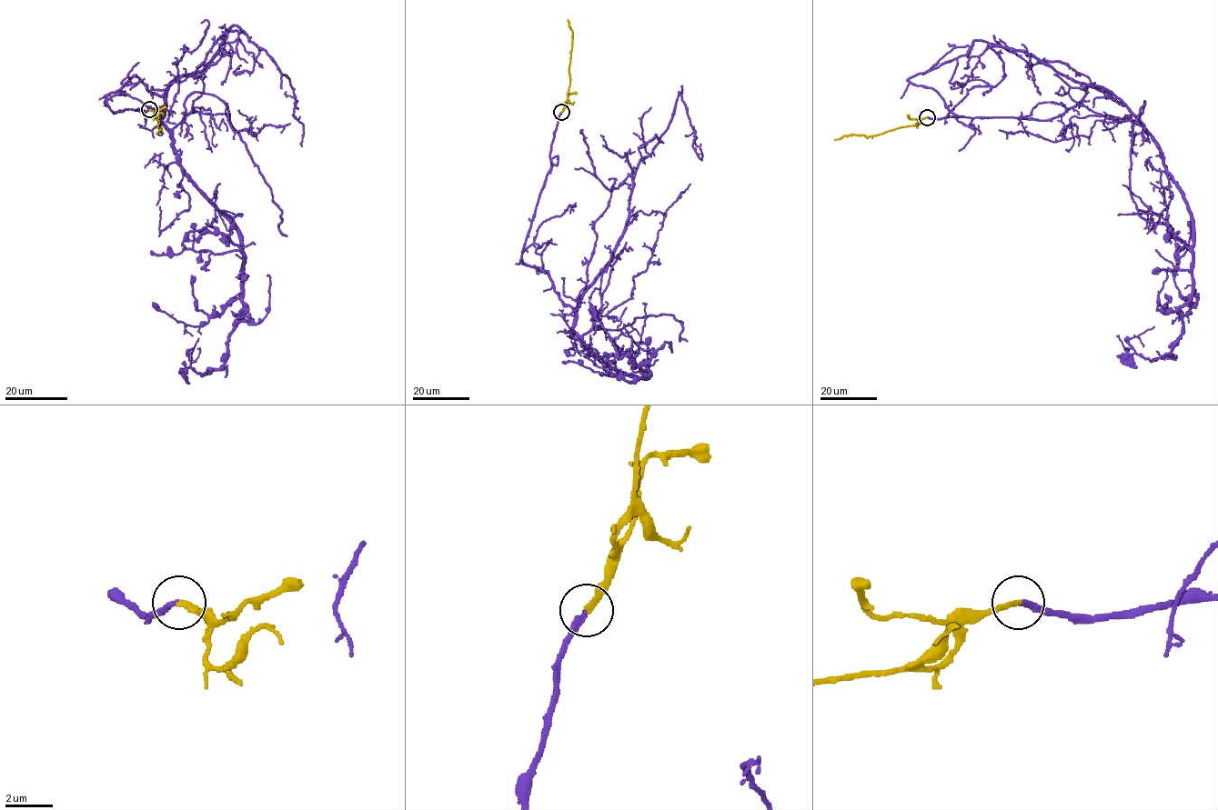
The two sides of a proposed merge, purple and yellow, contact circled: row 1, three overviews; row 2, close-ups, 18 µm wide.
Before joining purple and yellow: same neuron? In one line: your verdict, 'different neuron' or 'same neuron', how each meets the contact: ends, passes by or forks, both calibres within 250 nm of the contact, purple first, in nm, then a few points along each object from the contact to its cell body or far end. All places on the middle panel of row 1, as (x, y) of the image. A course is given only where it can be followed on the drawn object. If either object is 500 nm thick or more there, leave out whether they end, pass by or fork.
same neuron | purple ends | yellow ends | 240/240 nm | purple via (561, 112), (522, 260), (547, 274), (599, 361), (647, 377), (644, 365), (619, 356), (597, 314), (606, 339) | yellow via (561, 112), (569, 82), (572, 30), (568, 19)

